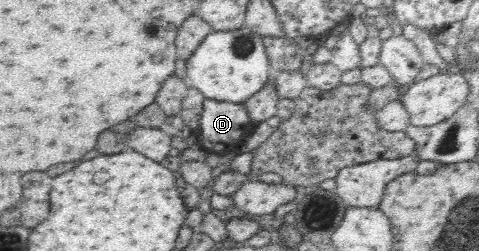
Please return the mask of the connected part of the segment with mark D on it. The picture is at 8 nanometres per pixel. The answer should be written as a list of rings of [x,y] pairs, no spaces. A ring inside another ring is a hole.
[[[205,99],[197,143],[207,152],[222,153],[249,134],[251,121],[242,104]]]

